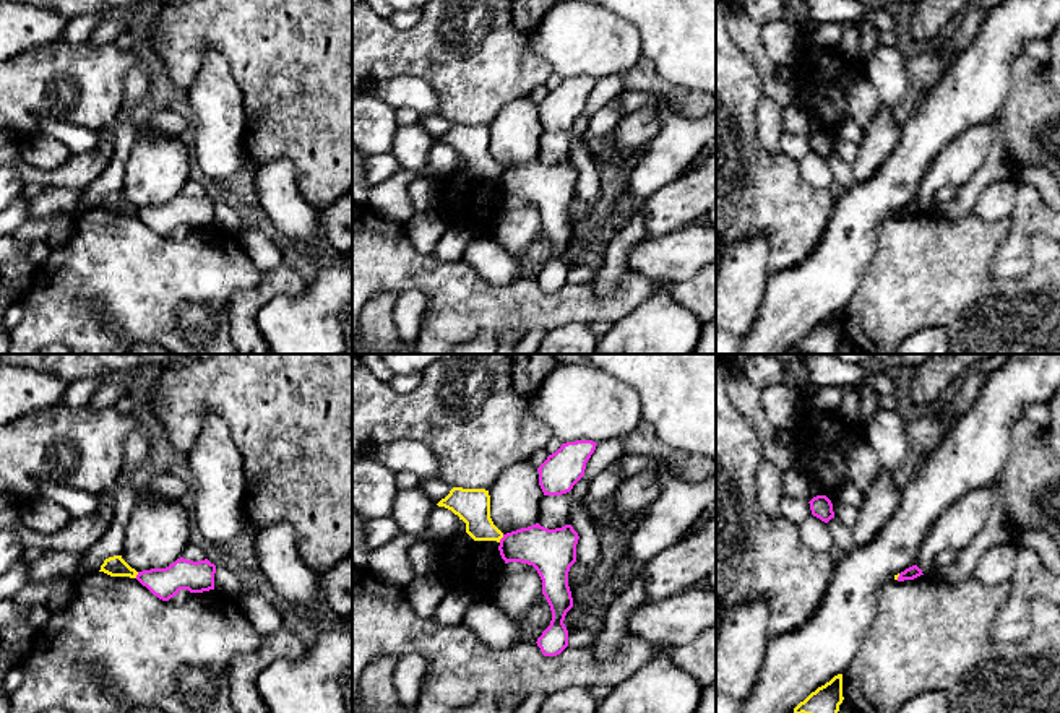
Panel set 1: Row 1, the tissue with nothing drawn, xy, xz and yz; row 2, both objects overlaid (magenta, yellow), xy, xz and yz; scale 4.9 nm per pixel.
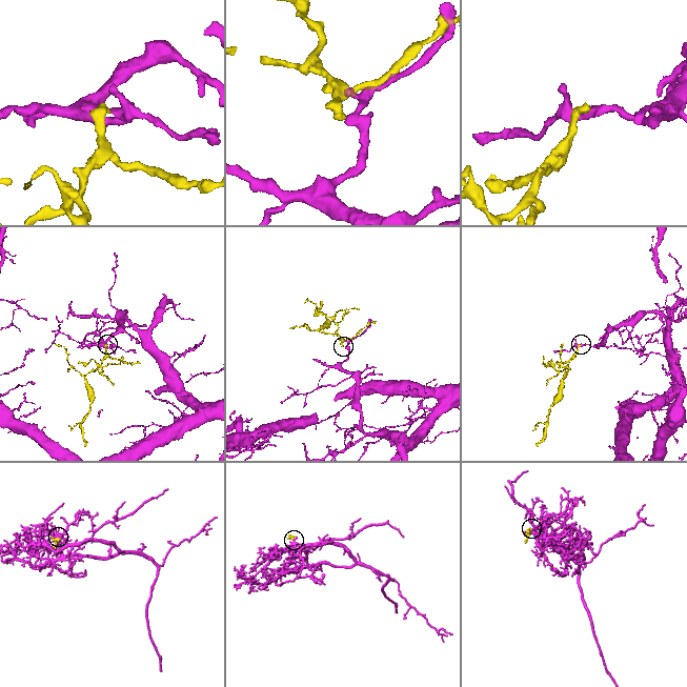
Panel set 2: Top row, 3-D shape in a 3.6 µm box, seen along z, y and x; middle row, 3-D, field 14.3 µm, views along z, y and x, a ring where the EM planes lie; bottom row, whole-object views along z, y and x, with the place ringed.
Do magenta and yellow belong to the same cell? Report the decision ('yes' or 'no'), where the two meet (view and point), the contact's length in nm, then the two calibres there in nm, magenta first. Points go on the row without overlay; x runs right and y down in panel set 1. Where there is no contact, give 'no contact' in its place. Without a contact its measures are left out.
no; contact xz (502, 174); length 50 nm; calibres 220 and 180 nm

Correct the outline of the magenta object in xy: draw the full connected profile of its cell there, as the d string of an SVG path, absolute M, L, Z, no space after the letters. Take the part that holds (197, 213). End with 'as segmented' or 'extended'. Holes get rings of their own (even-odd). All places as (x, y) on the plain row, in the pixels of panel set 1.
M180 193L166 205L138 208L136 216L159 236L169 237L180 226L190 229L214 226L214 210L216 201L208 195L193 198Z; as segmented

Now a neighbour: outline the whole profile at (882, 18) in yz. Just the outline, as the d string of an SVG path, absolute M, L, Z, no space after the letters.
M880 6L868 11L864 16L864 21L872 23L878 29L878 32L881 31L894 32L894 28L896 28L893 8L886 8L886 6Z

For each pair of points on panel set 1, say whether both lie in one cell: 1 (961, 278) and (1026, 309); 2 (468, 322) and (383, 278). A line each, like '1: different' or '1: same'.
1: same
2: same

